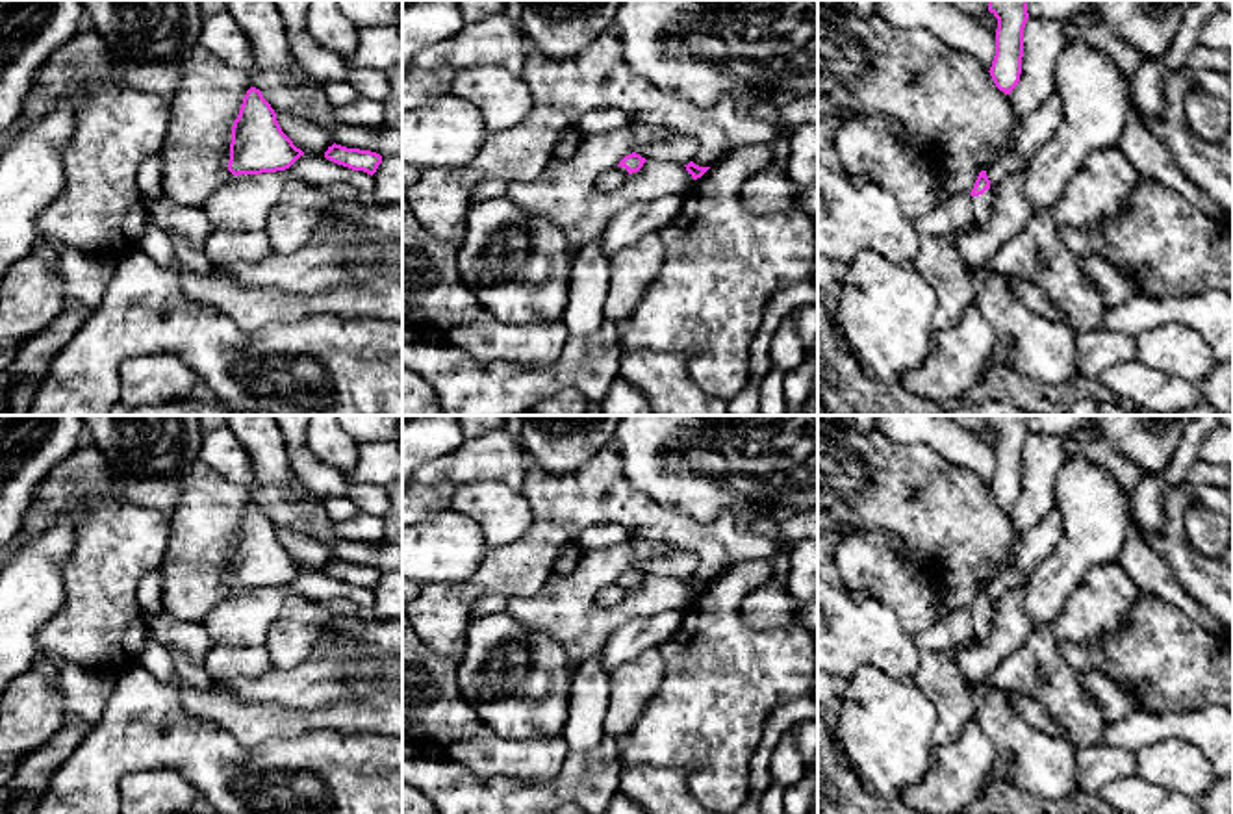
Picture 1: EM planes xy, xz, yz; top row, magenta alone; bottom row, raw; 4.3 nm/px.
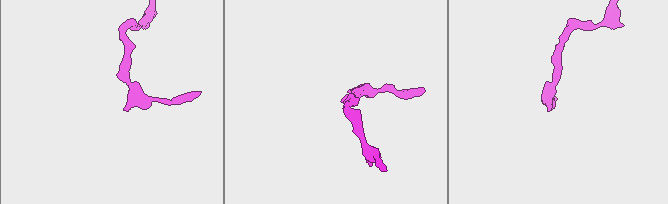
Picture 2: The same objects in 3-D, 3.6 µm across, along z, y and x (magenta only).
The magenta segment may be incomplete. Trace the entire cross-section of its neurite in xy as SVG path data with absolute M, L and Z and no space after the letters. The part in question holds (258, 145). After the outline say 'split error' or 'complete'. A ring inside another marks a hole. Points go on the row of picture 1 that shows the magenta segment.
M250 87L232 126L228 171L234 176L286 171L300 156L261 91Z | complete

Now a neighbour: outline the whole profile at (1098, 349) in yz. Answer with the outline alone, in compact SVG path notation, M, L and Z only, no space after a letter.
M1096 328L1077 336L1077 371L1081 378L1098 378L1105 369L1135 360L1137 337Z

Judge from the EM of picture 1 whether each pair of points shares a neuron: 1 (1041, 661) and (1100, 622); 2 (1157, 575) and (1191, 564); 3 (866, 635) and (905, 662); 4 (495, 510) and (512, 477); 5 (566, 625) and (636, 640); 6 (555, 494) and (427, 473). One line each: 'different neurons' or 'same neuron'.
1: different neurons
2: different neurons
3: same neuron
4: different neurons
5: different neurons
6: different neurons

